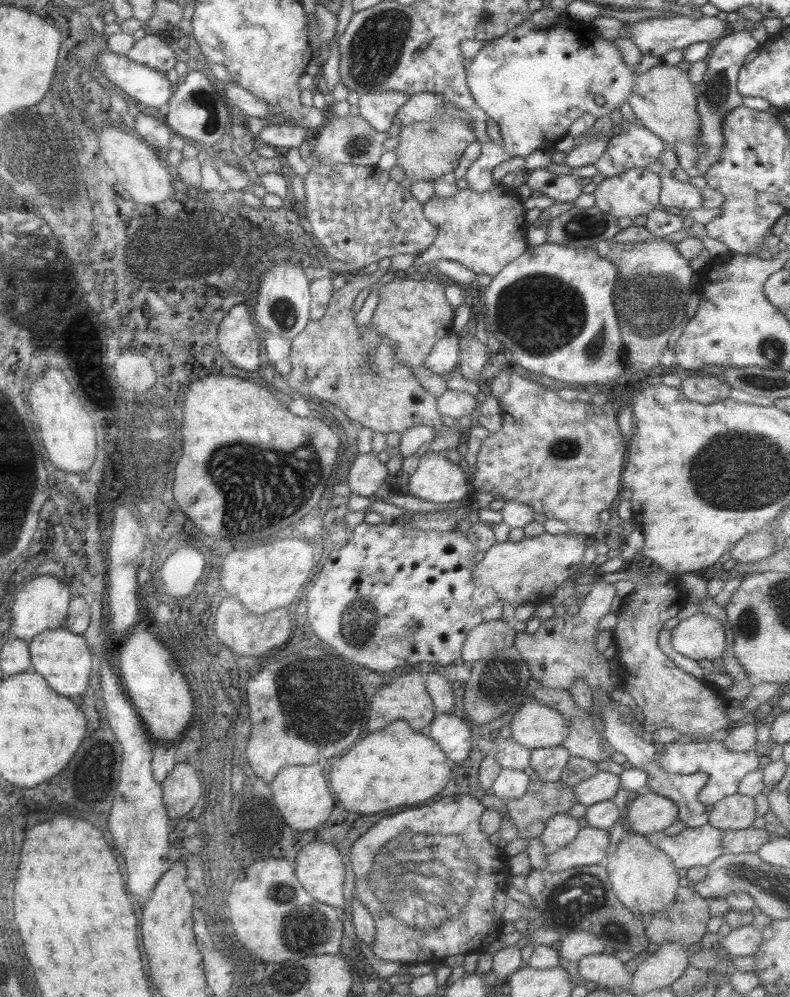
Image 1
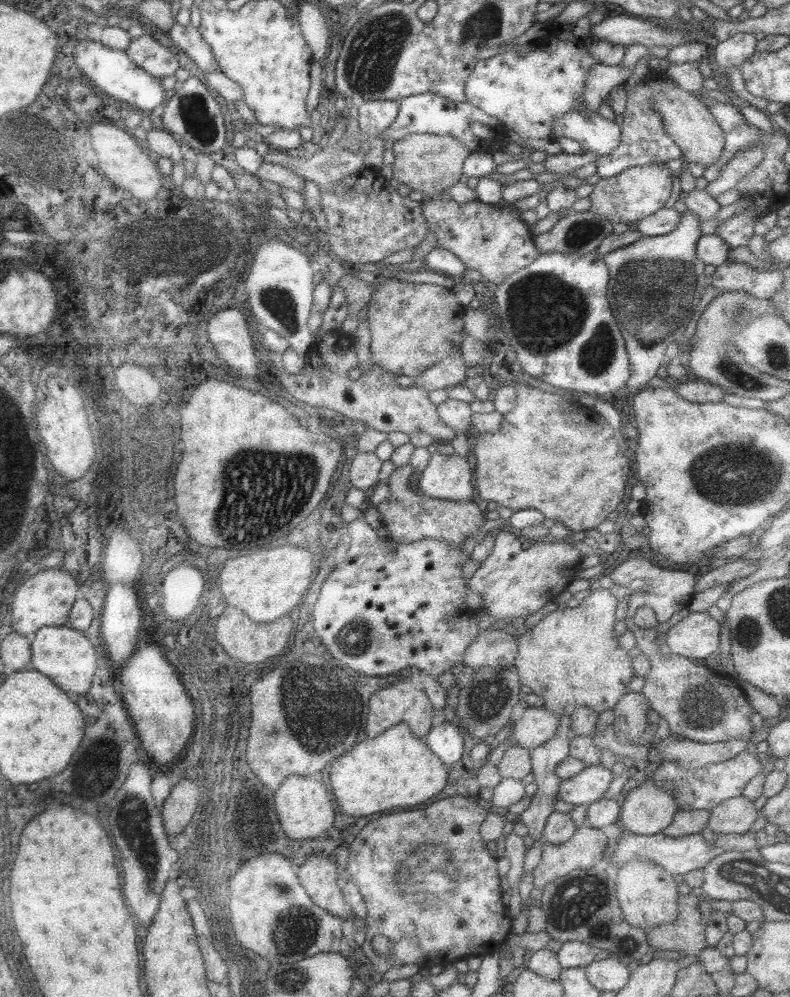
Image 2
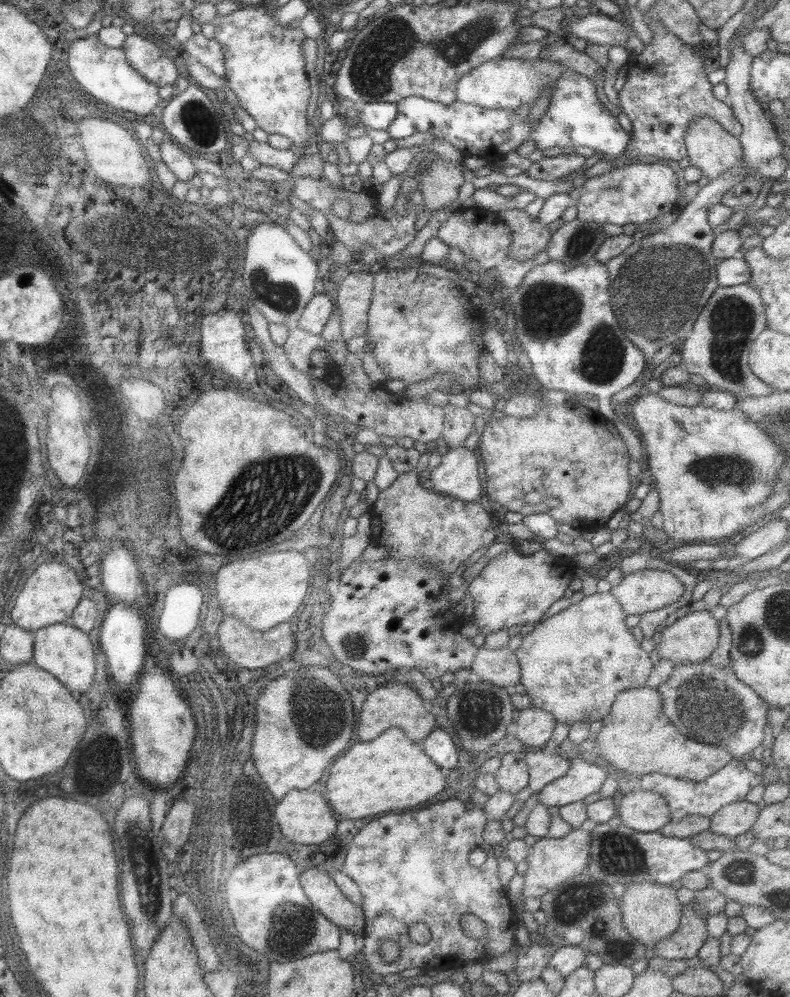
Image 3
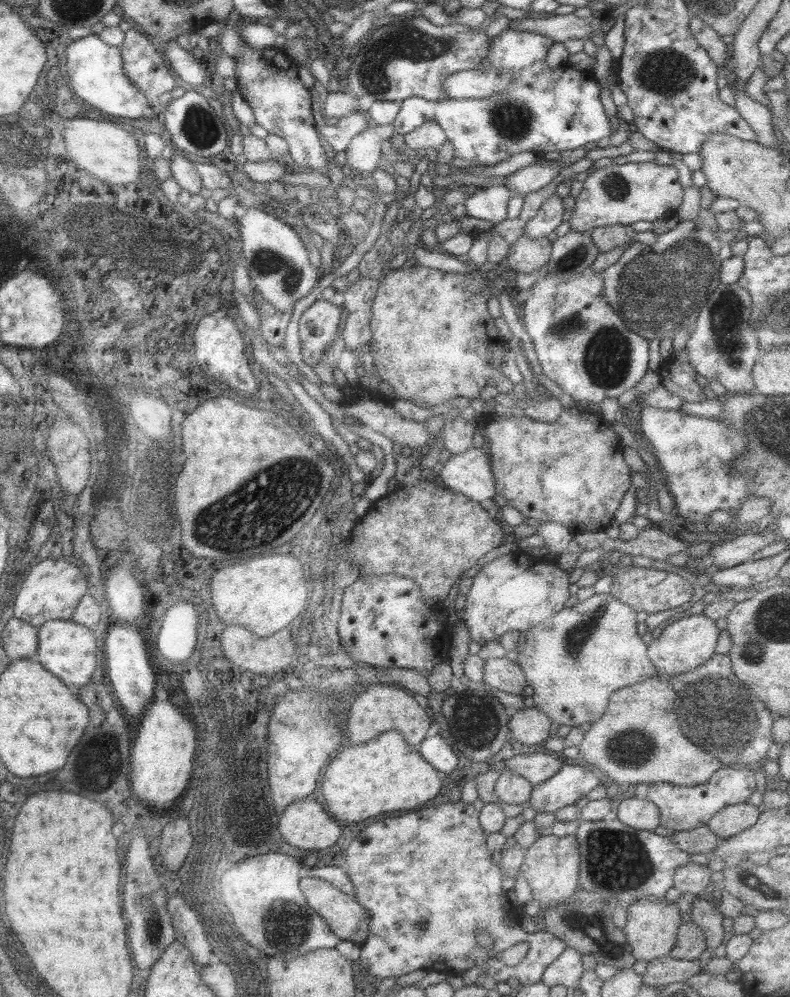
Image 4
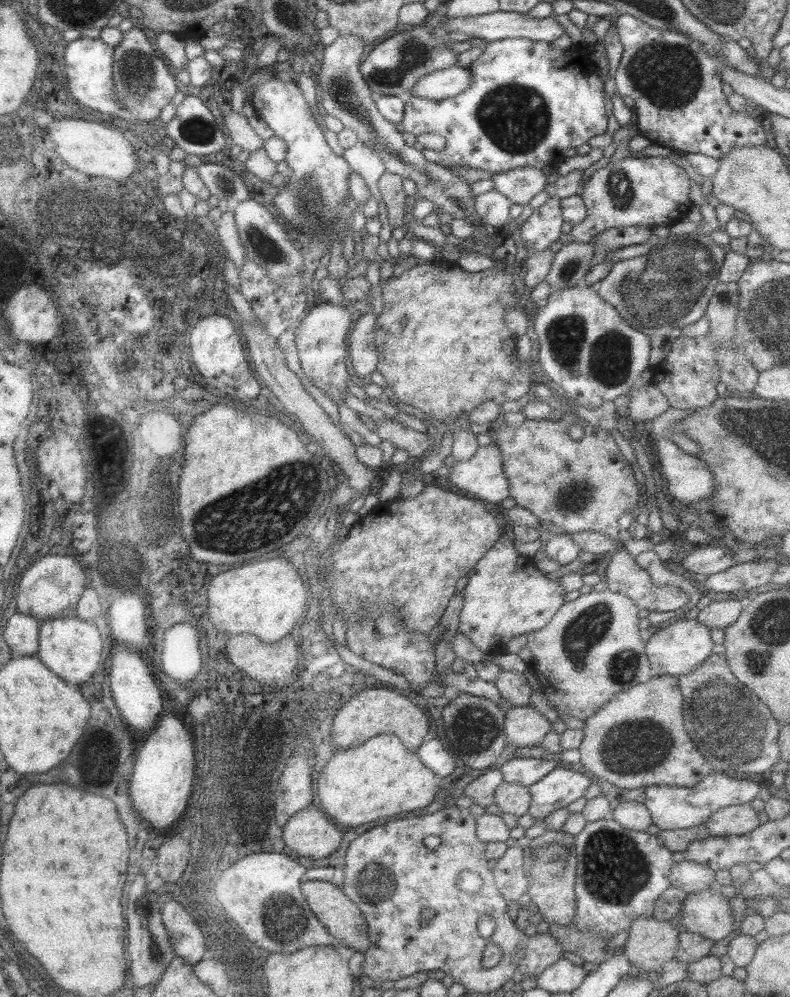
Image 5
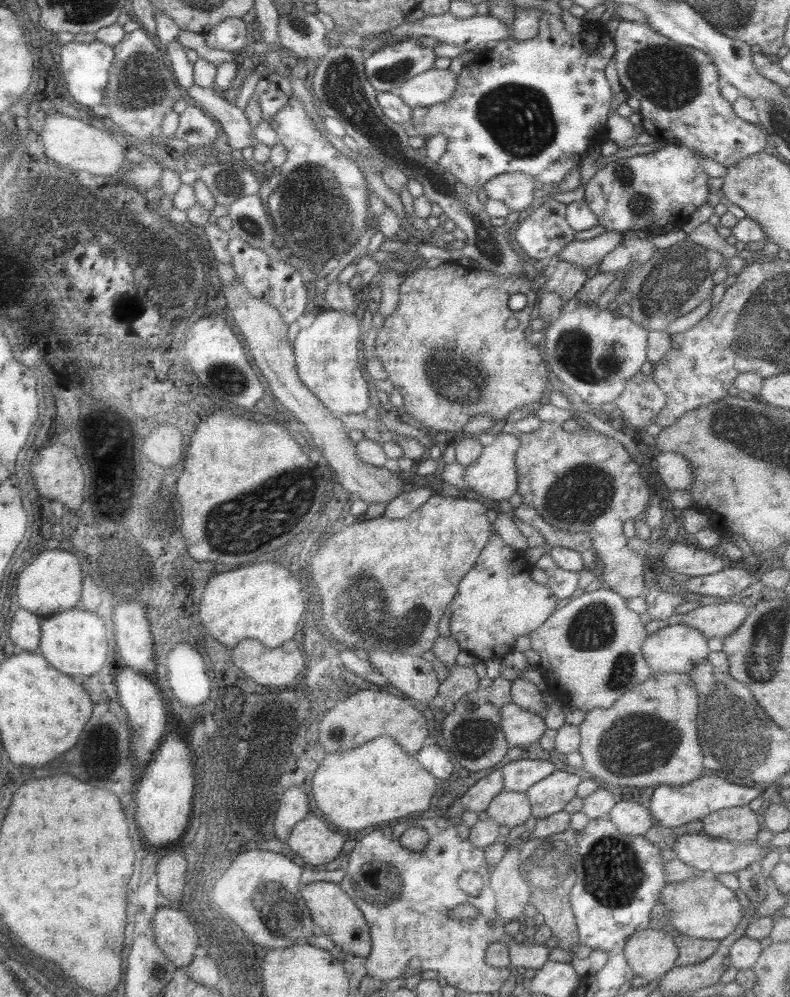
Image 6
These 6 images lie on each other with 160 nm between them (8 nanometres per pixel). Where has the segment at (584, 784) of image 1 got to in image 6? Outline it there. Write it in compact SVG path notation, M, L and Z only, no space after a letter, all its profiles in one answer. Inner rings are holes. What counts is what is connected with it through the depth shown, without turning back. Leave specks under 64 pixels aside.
M555 769L539 782L529 786L524 793L531 805L531 816L540 819L561 811L575 796L575 787L579 781L577 775L568 774L563 769Z

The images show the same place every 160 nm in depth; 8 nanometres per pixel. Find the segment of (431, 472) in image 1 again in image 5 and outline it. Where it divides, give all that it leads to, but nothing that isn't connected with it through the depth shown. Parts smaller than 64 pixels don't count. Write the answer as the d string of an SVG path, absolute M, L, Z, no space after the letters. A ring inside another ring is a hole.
M480 446L467 460L454 462L447 475L453 489L463 490L471 498L499 504L508 496L509 485L502 471L498 446Z

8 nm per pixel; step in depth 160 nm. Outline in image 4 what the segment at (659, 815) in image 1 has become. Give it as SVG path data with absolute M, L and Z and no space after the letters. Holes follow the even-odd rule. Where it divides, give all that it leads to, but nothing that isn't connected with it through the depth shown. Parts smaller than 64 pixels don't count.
M622 794L615 812L621 824L635 830L650 831L659 824L657 807L646 798Z

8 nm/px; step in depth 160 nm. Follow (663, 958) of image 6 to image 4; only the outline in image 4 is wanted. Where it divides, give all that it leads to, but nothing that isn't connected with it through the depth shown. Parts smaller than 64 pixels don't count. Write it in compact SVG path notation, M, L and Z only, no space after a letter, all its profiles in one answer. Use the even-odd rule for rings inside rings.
M645 897L637 900L635 903L629 904L626 909L627 922L622 929L624 938L630 947L631 955L634 960L643 960L643 962L649 963L653 959L661 958L668 955L673 949L676 941L677 928L682 924L681 916L675 904L667 904L665 900L653 899L653 897Z

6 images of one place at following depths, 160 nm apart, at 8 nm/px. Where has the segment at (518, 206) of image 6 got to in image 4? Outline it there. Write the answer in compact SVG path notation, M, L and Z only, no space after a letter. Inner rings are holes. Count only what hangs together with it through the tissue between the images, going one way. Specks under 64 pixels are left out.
M546 161L541 165L535 163L522 167L504 177L504 185L513 195L522 197L529 192L535 192L549 184L557 174L558 161Z

